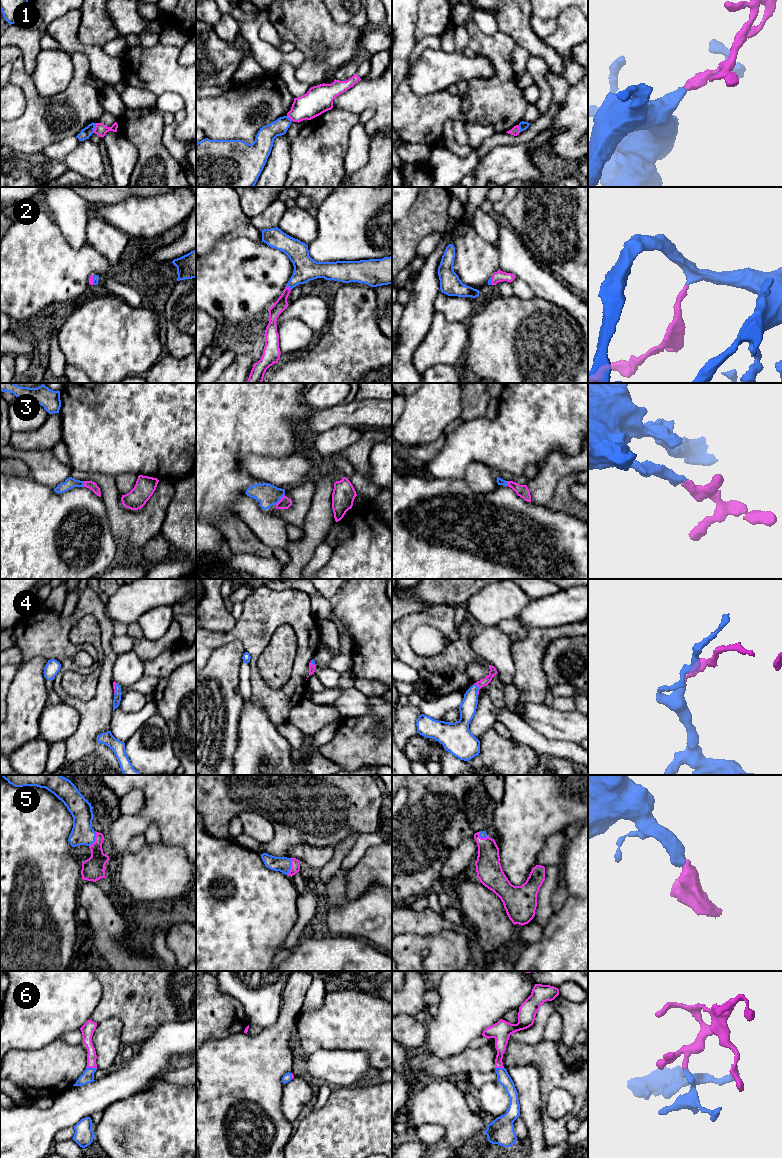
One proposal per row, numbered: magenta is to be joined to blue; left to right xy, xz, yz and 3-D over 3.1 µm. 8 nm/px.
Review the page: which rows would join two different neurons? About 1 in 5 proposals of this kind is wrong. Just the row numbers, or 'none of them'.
1

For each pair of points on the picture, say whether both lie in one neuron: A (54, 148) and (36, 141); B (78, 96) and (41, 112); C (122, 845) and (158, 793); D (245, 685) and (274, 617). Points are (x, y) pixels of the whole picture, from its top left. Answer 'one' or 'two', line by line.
A: two
B: one
C: one
D: two

